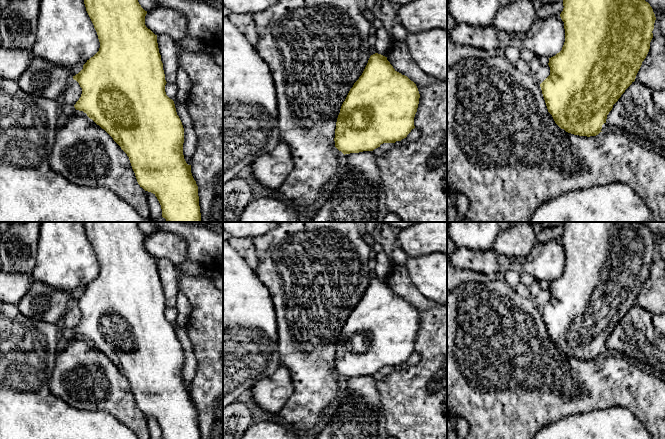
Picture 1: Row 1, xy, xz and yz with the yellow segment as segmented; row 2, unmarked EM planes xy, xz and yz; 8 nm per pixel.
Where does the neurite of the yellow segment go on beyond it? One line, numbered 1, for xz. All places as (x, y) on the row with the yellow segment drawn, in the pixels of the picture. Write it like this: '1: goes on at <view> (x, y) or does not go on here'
1: does not go on here

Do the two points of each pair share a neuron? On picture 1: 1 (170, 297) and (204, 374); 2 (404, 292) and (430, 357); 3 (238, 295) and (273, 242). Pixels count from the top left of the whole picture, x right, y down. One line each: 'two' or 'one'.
1: two
2: one
3: two

